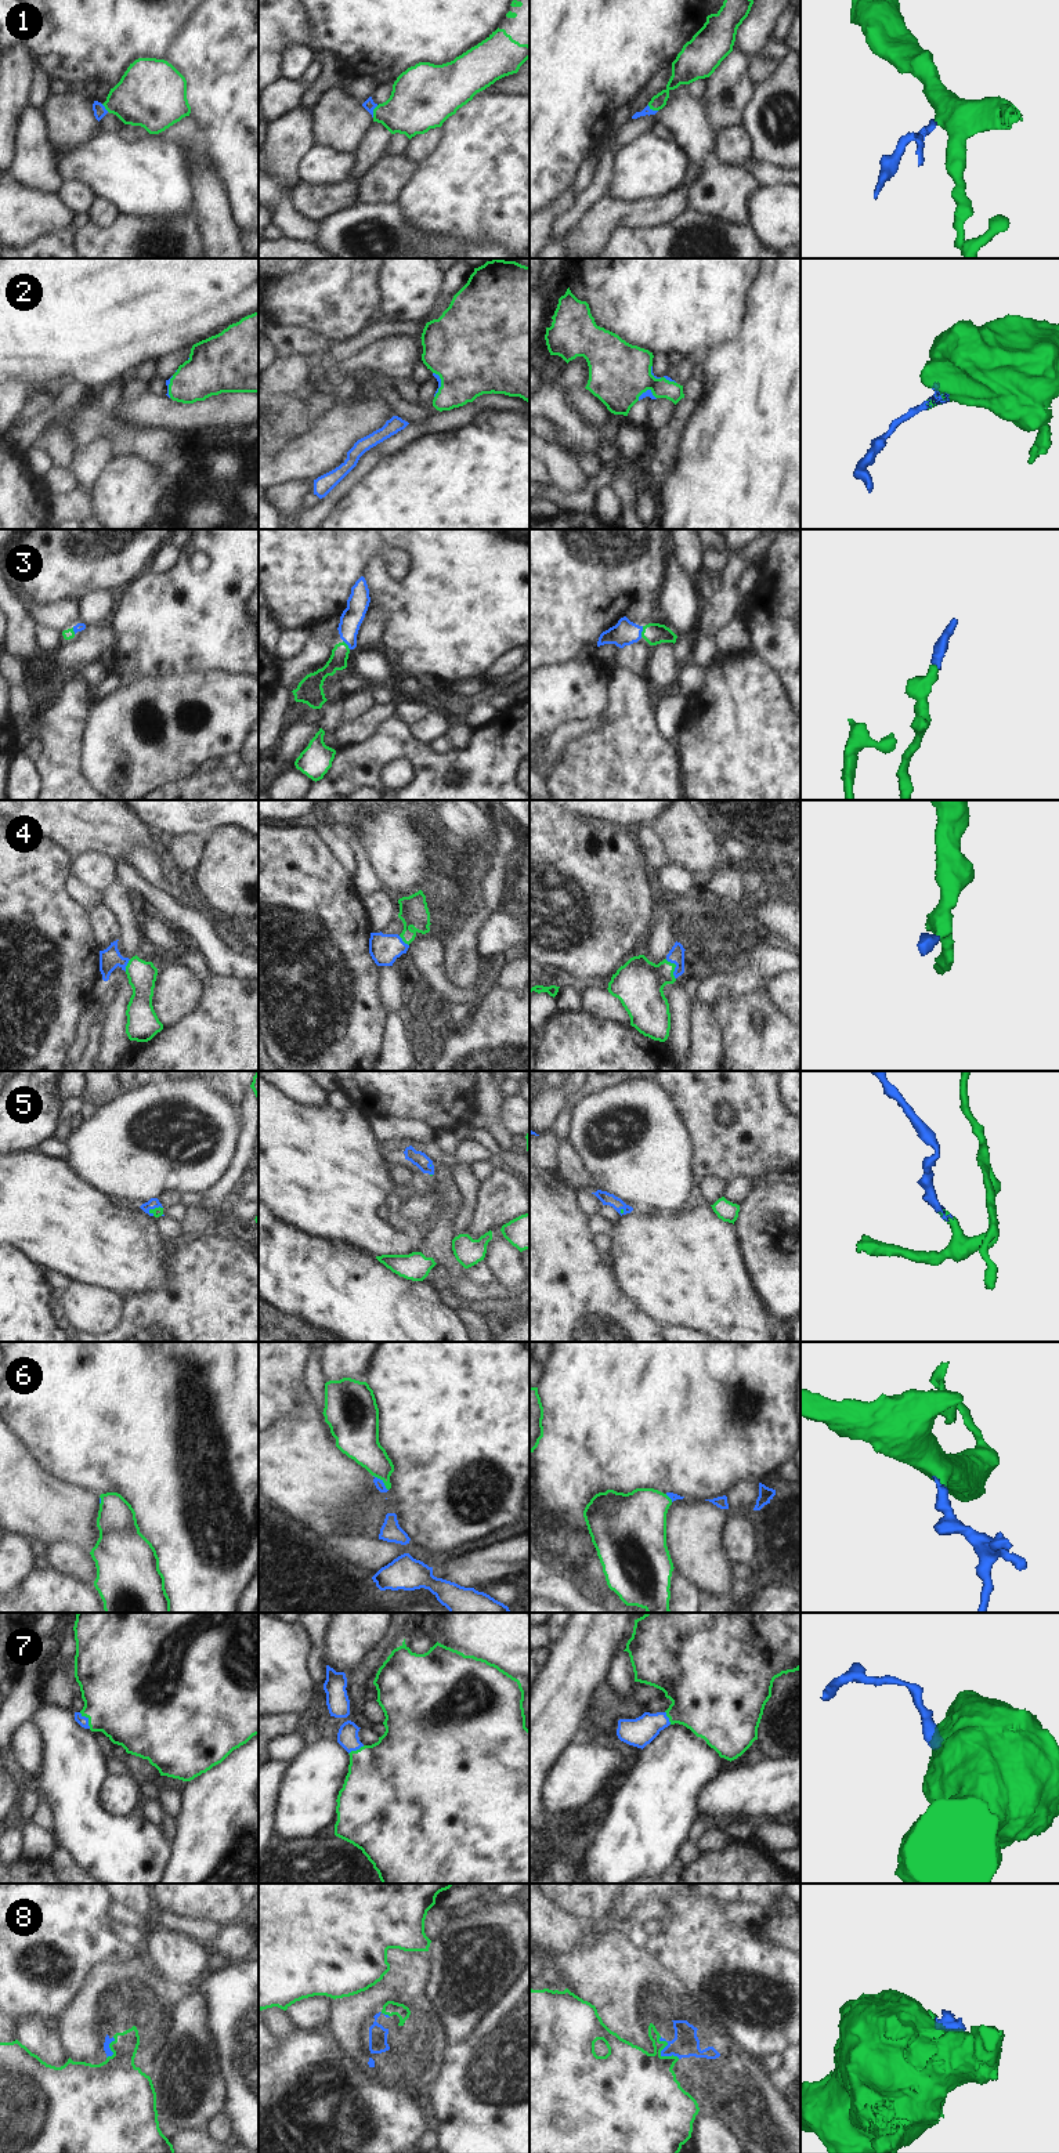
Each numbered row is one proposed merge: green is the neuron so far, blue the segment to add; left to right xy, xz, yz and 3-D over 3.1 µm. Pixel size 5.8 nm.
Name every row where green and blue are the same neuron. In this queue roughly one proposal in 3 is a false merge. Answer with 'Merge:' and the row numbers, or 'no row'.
Merge: 1, 2, 3, 4, 5, 6, 7.

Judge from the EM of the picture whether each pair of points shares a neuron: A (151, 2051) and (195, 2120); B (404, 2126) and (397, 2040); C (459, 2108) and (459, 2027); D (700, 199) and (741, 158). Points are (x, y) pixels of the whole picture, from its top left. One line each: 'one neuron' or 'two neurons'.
A: one neuron
B: one neuron
C: two neurons
D: two neurons

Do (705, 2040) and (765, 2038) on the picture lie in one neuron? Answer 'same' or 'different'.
same

